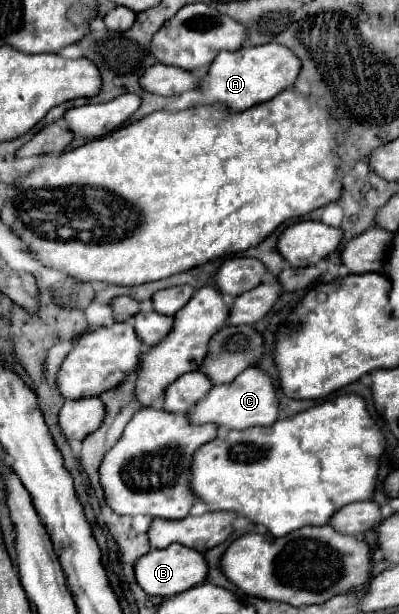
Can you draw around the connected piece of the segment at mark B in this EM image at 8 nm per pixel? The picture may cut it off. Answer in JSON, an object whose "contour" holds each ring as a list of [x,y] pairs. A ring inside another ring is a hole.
{"contour":[[[173,544],[165,550],[151,550],[149,554],[145,554],[137,564],[135,564],[135,578],[139,582],[139,586],[151,594],[151,596],[175,596],[179,592],[185,592],[201,582],[205,582],[209,574],[205,556],[197,550],[189,550],[187,546],[181,544]]]}

